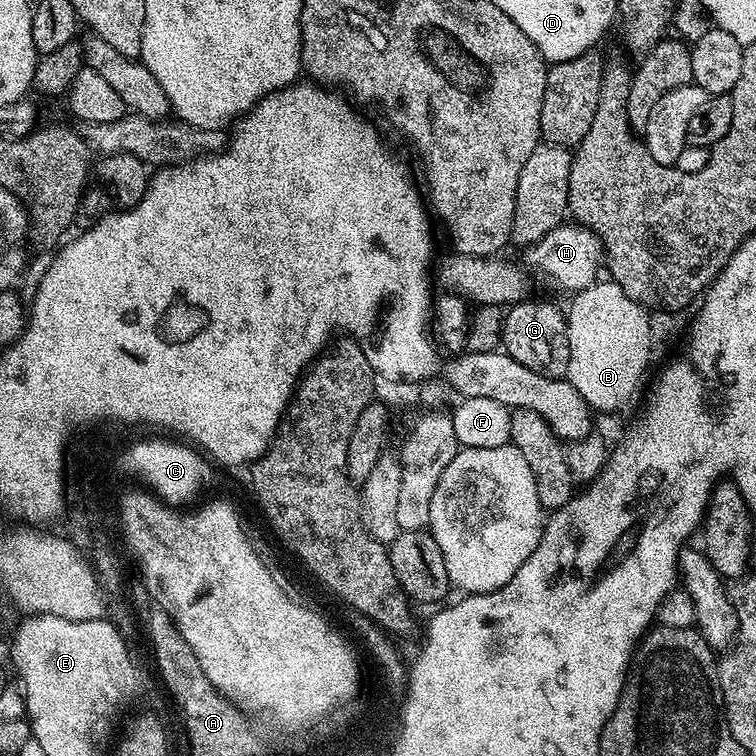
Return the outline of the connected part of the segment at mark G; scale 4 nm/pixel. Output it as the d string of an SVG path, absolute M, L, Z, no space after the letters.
M535 298L511 305L504 313L502 348L511 360L522 362L522 366L534 370L534 374L542 374L555 380L567 377L570 366L570 334L565 309L548 300Z

